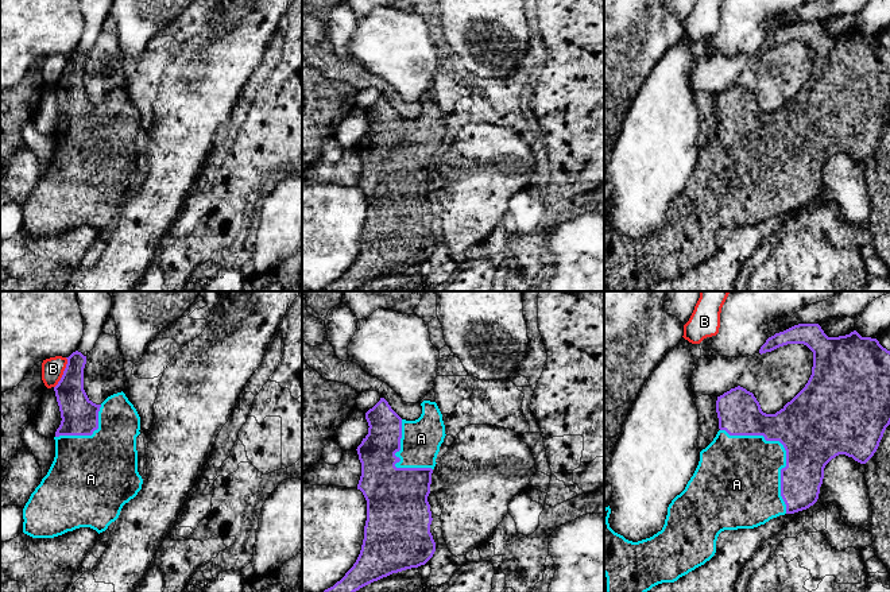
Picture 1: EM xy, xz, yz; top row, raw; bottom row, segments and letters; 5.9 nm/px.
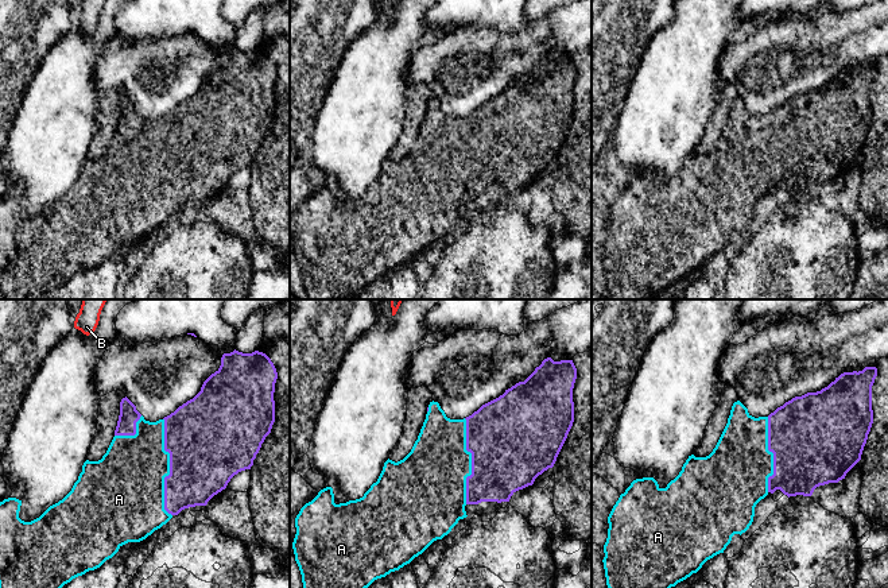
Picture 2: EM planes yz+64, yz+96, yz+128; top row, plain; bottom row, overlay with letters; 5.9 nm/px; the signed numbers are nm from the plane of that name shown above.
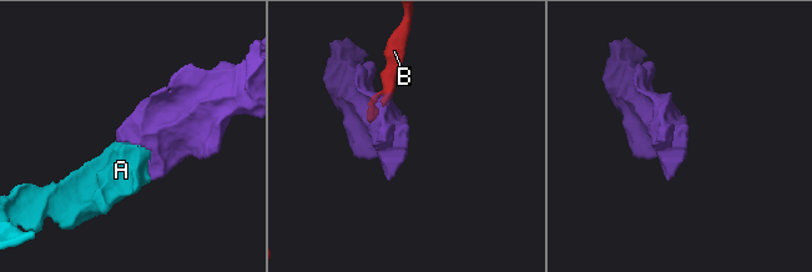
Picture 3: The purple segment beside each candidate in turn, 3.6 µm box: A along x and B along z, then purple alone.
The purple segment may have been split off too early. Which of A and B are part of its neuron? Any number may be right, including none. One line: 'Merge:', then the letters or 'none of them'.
Merge: A

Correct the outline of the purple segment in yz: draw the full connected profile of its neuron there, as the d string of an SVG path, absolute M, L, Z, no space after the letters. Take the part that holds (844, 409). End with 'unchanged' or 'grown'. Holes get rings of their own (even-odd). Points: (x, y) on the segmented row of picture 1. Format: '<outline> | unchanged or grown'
M798 324L769 337L759 353L788 344L804 344L813 352L812 375L805 387L775 414L763 413L754 394L740 386L717 396L720 430L700 452L699 465L685 490L669 504L661 531L638 542L628 541L610 527L611 508L604 508L607 592L647 592L658 584L677 581L715 556L721 531L754 529L779 515L813 506L819 499L824 468L836 456L846 454L860 464L866 464L874 456L890 425L890 351L877 338L862 337L856 330L828 337L819 324Z | grown

